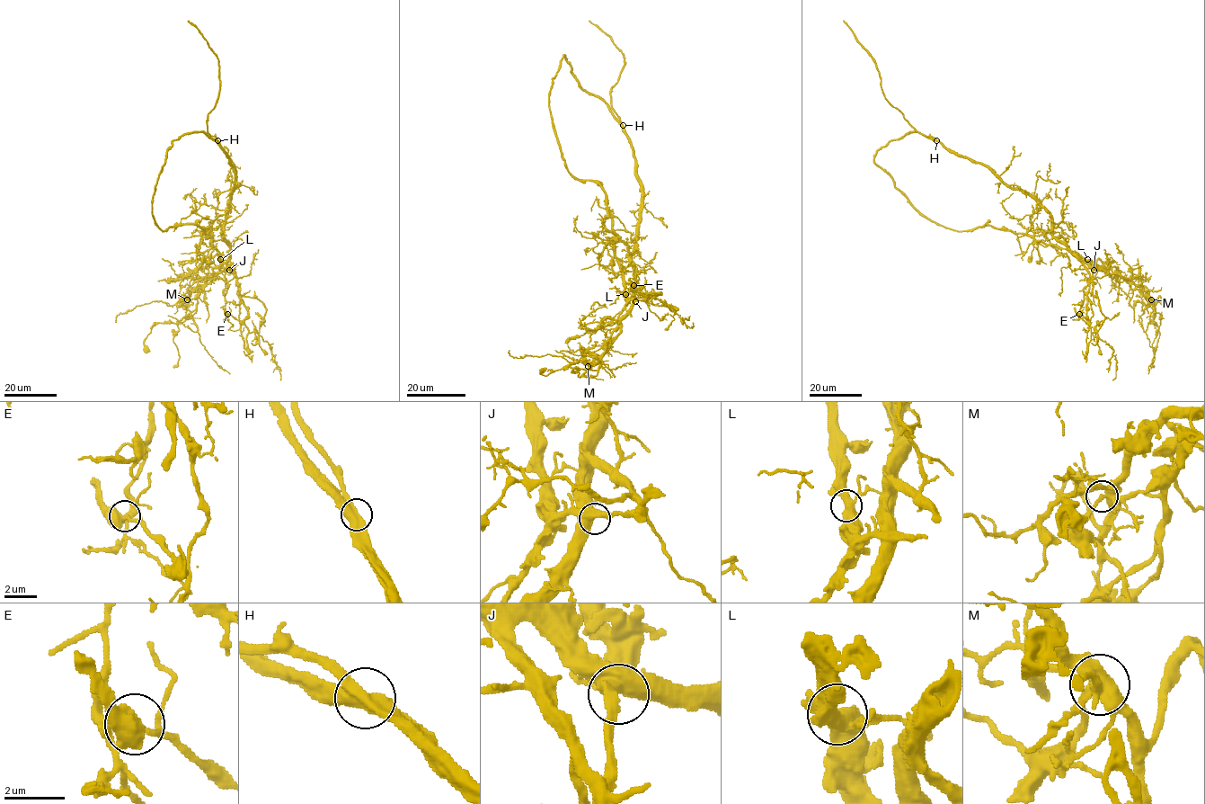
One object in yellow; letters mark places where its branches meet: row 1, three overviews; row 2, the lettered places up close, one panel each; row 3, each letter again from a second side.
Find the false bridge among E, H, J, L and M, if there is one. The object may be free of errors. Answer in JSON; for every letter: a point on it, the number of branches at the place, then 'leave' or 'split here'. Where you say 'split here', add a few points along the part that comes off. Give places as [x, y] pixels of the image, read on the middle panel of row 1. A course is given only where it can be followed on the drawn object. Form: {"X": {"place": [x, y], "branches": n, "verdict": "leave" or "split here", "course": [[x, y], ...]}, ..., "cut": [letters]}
{"E": {"place": [633, 285], "branches": 3, "verdict": "leave"}, "H": {"place": [623, 125], "branches": 3, "verdict": "leave"}, "J": {"place": [635, 301], "branches": 3, "verdict": "leave"}, "L": {"place": [625, 294], "branches": 3, "verdict": "leave"}, "M": {"place": [588, 366], "branches": 3, "verdict": "leave"}, "cut": []}

